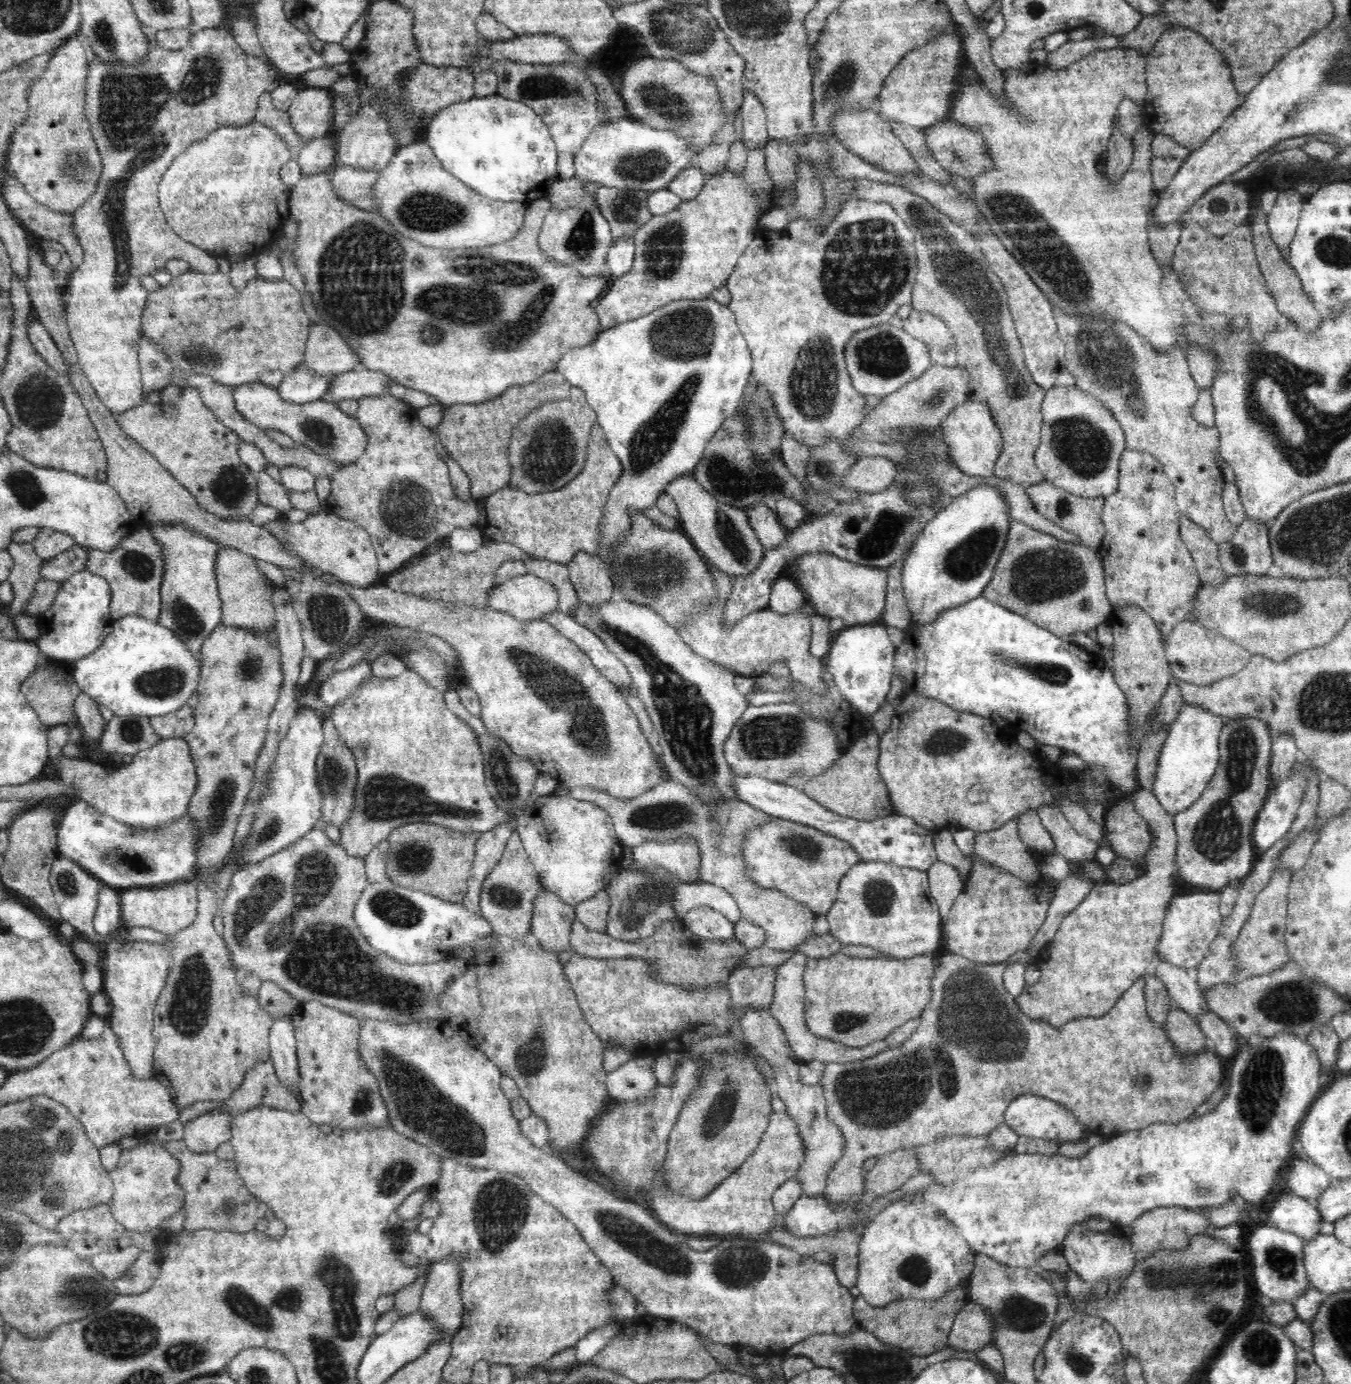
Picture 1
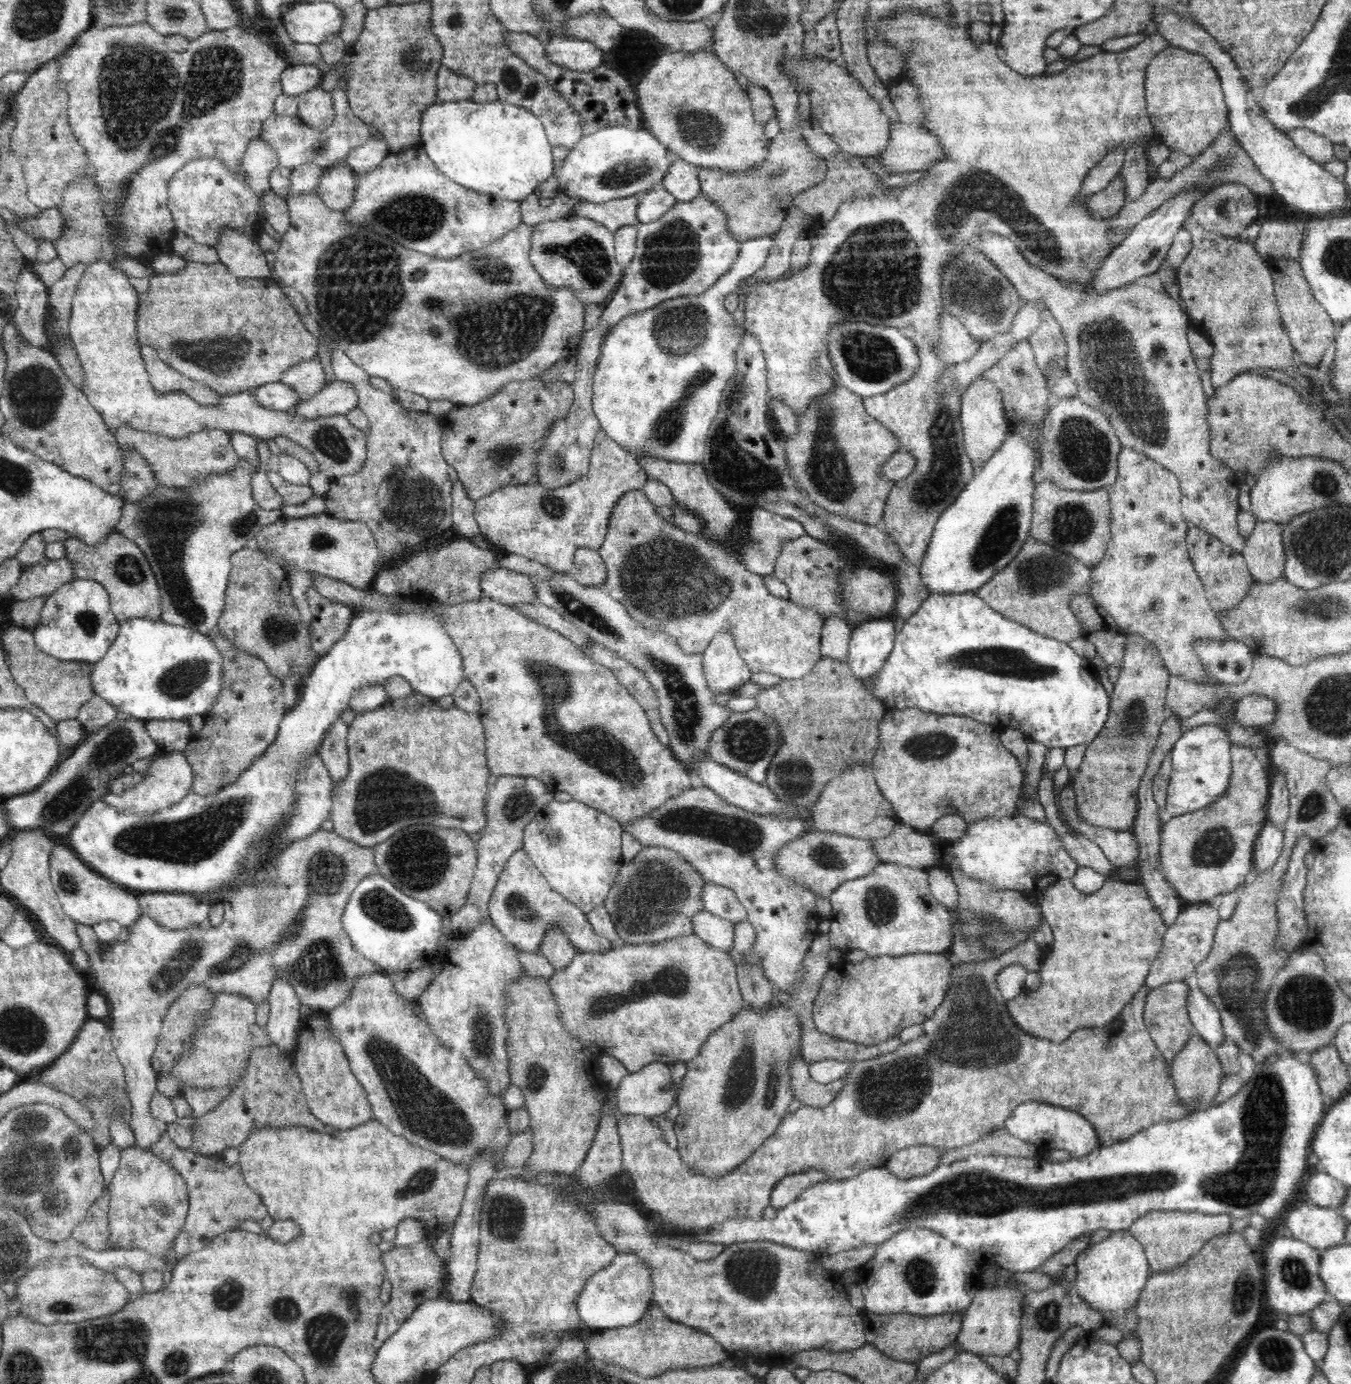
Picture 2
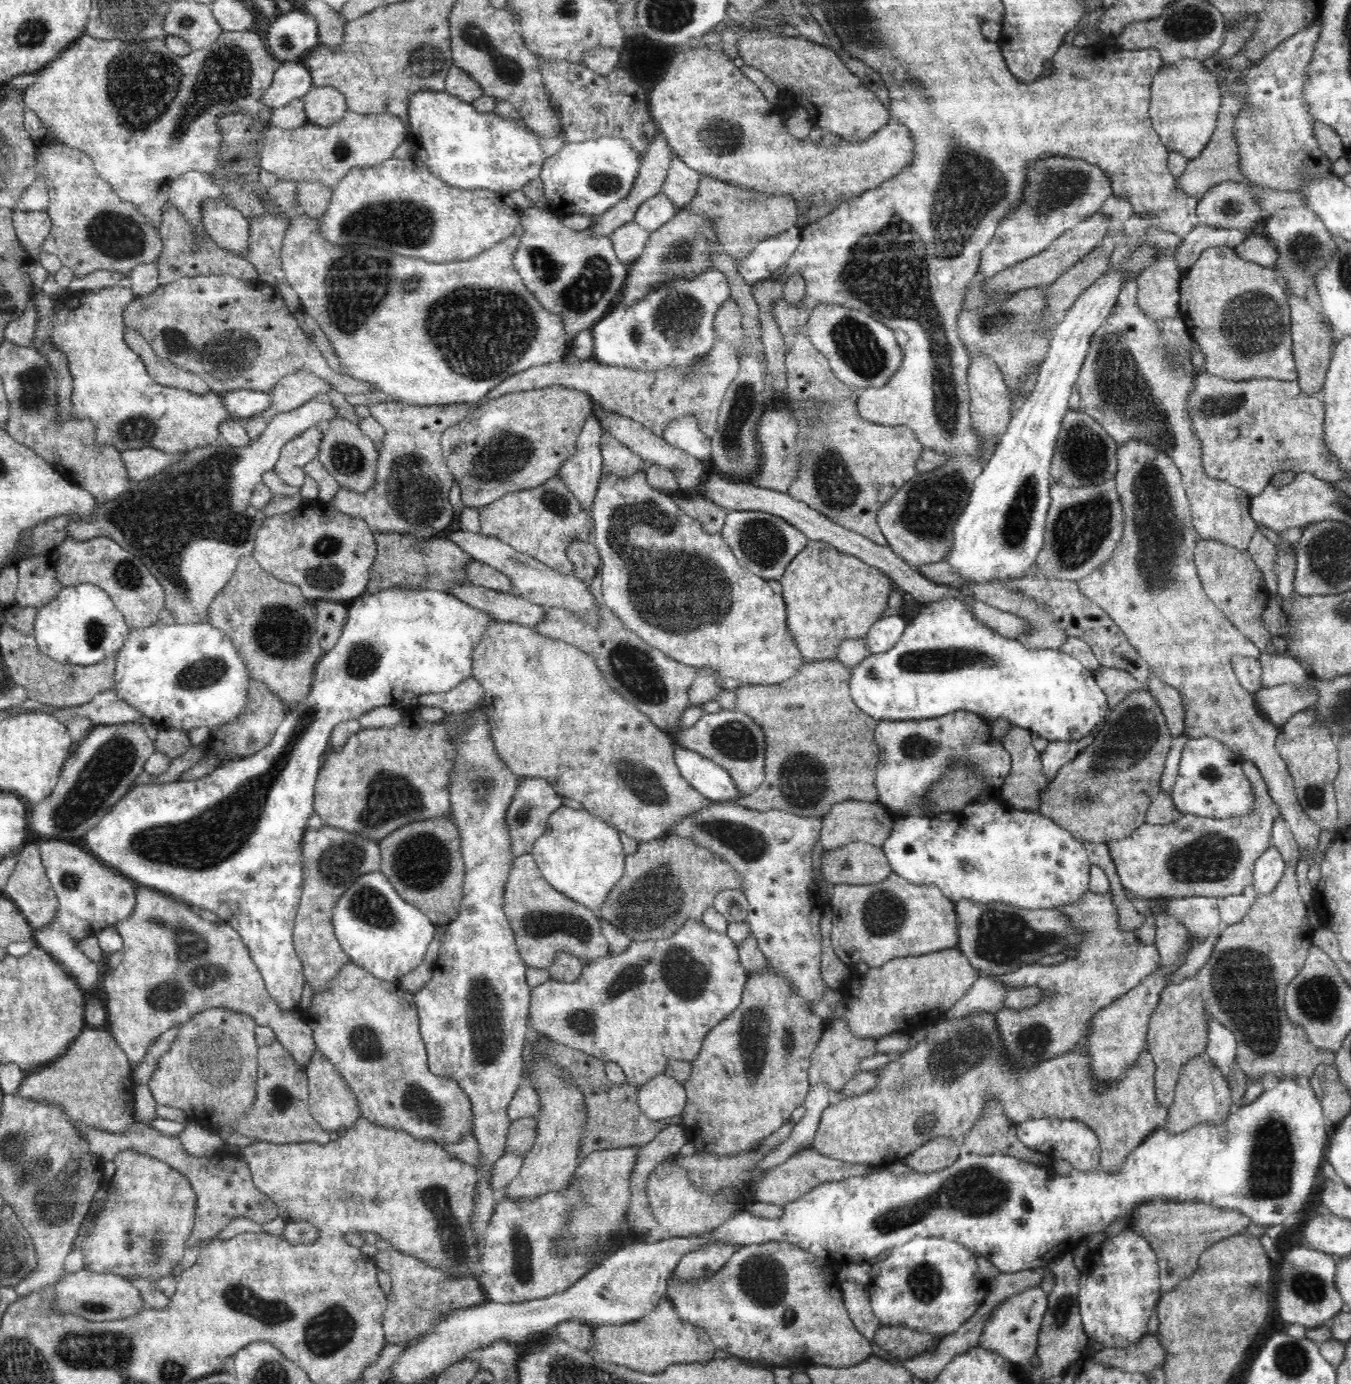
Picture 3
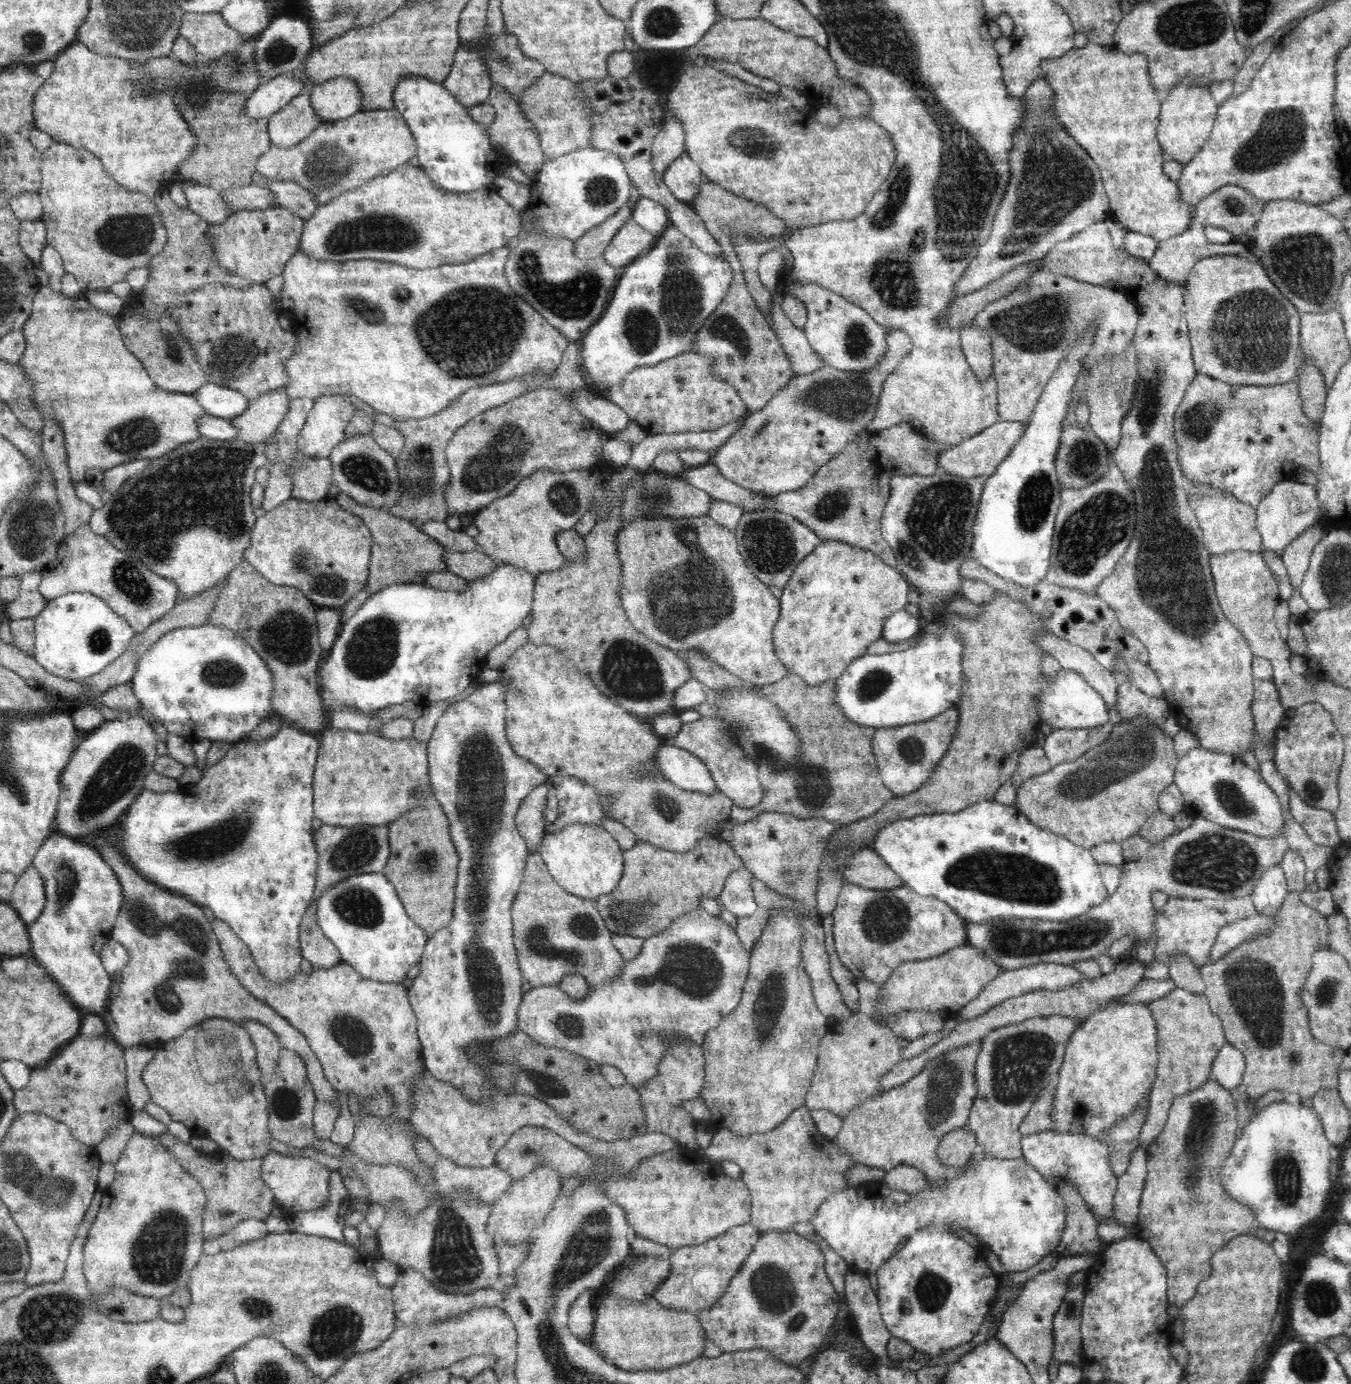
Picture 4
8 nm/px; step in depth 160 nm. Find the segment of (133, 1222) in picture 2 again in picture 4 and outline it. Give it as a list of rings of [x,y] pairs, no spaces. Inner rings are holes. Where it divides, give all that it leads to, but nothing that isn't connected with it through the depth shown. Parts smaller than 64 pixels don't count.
[[[135,1132],[134,1135],[128,1140],[124,1153],[120,1156],[118,1163],[115,1165],[115,1179],[114,1182],[107,1188],[107,1194],[111,1198],[110,1206],[106,1211],[106,1215],[109,1215],[109,1220],[95,1221],[90,1228],[88,1238],[83,1250],[83,1272],[88,1283],[88,1288],[92,1293],[108,1294],[110,1288],[123,1288],[142,1296],[148,1296],[157,1298],[159,1300],[165,1300],[172,1292],[176,1292],[178,1288],[187,1288],[188,1282],[190,1282],[190,1276],[192,1270],[196,1268],[196,1264],[200,1258],[204,1255],[204,1242],[203,1236],[203,1220],[204,1220],[204,1208],[206,1208],[206,1193],[200,1184],[200,1181],[193,1177],[186,1169],[181,1166],[181,1163],[174,1157],[174,1154],[167,1150],[158,1138],[155,1136],[144,1136],[139,1132]]]

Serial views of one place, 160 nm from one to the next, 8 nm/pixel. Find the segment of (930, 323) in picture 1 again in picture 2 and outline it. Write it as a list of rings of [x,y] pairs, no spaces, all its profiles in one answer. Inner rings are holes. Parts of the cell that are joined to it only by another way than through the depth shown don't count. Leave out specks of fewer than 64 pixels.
[[[950,313],[940,316],[940,327],[940,342],[932,344],[940,361],[951,365],[966,362],[980,350],[982,342],[972,337],[962,322]]]

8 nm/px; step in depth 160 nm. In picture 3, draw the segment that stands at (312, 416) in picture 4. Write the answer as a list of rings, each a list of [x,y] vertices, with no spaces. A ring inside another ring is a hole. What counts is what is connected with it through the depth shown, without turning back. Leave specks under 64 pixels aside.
[[[322,422],[320,426],[308,427],[284,445],[273,468],[282,482],[296,488],[304,484],[307,476],[305,466],[308,462],[318,459],[322,436],[328,424],[329,422]]]

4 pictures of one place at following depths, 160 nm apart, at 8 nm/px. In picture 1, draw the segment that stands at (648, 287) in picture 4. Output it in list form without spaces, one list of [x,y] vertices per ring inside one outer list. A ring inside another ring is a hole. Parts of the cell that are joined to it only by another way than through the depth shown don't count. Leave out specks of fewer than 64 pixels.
[[[680,299],[679,301],[671,302],[670,304],[661,306],[658,310],[653,310],[640,318],[628,319],[624,322],[619,322],[616,326],[608,328],[608,330],[601,330],[596,338],[586,344],[586,346],[580,346],[578,348],[572,348],[568,350],[562,358],[560,358],[557,364],[557,371],[564,375],[564,378],[572,386],[578,386],[586,393],[588,405],[597,414],[597,423],[604,431],[610,448],[614,450],[614,453],[618,455],[618,459],[622,461],[622,467],[624,472],[620,476],[620,480],[616,482],[616,486],[610,491],[610,498],[606,502],[606,508],[604,508],[604,516],[602,516],[602,522],[600,522],[600,552],[598,557],[606,563],[608,567],[608,573],[612,577],[614,582],[615,595],[623,596],[620,585],[615,582],[615,546],[617,542],[629,531],[630,517],[628,509],[636,509],[643,511],[644,509],[655,506],[659,496],[665,492],[665,486],[675,478],[682,476],[686,473],[692,473],[696,468],[696,465],[702,458],[708,441],[714,436],[714,433],[722,426],[722,422],[727,418],[730,418],[736,411],[740,410],[742,400],[746,396],[746,392],[750,387],[748,378],[751,375],[752,357],[747,342],[740,332],[738,325],[736,324],[736,315],[733,310],[730,310],[729,306],[720,304],[714,299]]]

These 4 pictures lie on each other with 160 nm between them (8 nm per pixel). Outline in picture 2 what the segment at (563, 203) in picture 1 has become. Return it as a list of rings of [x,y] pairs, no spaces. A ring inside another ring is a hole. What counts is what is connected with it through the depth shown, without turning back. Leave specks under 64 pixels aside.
[[[571,217],[544,220],[532,233],[529,260],[542,276],[546,286],[571,288],[576,298],[586,306],[606,303],[620,286],[623,267],[617,262],[615,236],[602,223],[589,218]]]

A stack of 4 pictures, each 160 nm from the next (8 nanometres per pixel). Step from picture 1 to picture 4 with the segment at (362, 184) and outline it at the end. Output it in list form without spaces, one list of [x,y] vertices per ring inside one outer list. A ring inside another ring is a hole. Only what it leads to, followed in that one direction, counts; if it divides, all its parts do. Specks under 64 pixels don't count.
[[[270,181],[266,187],[276,197],[276,207],[284,208],[304,220],[308,220],[319,208],[316,197],[297,182]]]

